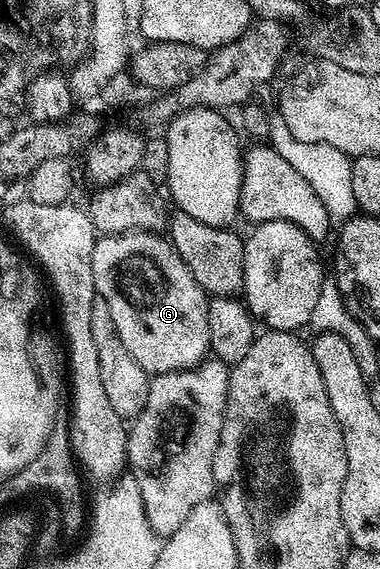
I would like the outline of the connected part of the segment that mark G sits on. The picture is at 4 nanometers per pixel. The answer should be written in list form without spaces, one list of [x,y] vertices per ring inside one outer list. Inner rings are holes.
[[[155,232],[122,234],[119,237],[102,235],[94,242],[92,275],[94,292],[108,303],[112,323],[120,335],[120,343],[128,347],[128,355],[151,375],[174,373],[178,369],[192,369],[207,360],[210,353],[208,339],[208,295],[196,283],[192,271],[180,259],[165,236]]]

